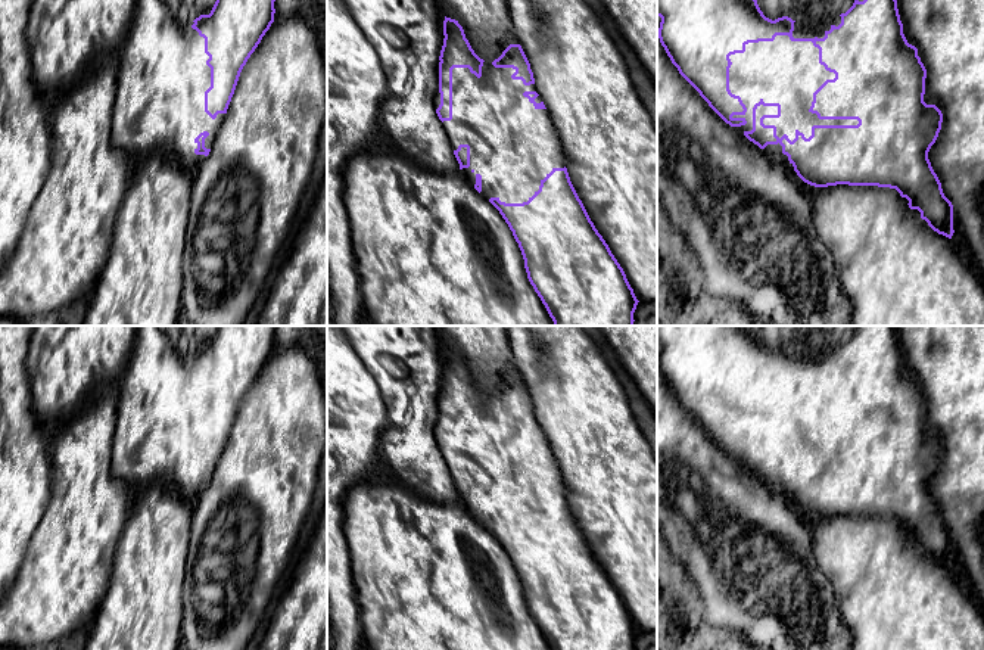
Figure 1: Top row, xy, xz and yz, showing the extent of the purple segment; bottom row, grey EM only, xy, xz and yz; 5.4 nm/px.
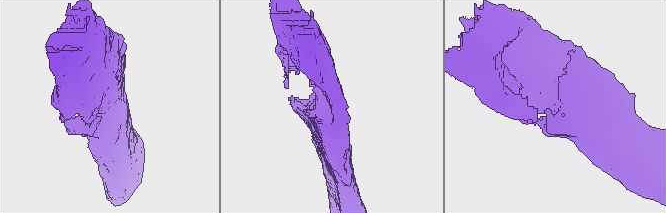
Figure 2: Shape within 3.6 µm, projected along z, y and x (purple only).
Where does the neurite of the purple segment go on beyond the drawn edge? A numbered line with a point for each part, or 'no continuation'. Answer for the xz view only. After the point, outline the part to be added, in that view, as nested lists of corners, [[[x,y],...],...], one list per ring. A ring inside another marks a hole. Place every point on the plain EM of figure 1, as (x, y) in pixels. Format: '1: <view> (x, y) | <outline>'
1: xz (513, 476) | [[[483,392],[480,408],[468,398],[454,398],[452,450],[442,452],[454,480],[460,475],[470,476],[470,497],[460,503],[473,517],[480,504],[480,525],[505,534],[527,532],[554,498],[566,497],[563,478],[547,439],[536,439],[523,426],[524,422],[536,422],[535,414],[524,416],[521,410],[513,410],[514,402],[513,398],[495,398],[492,392]]]

